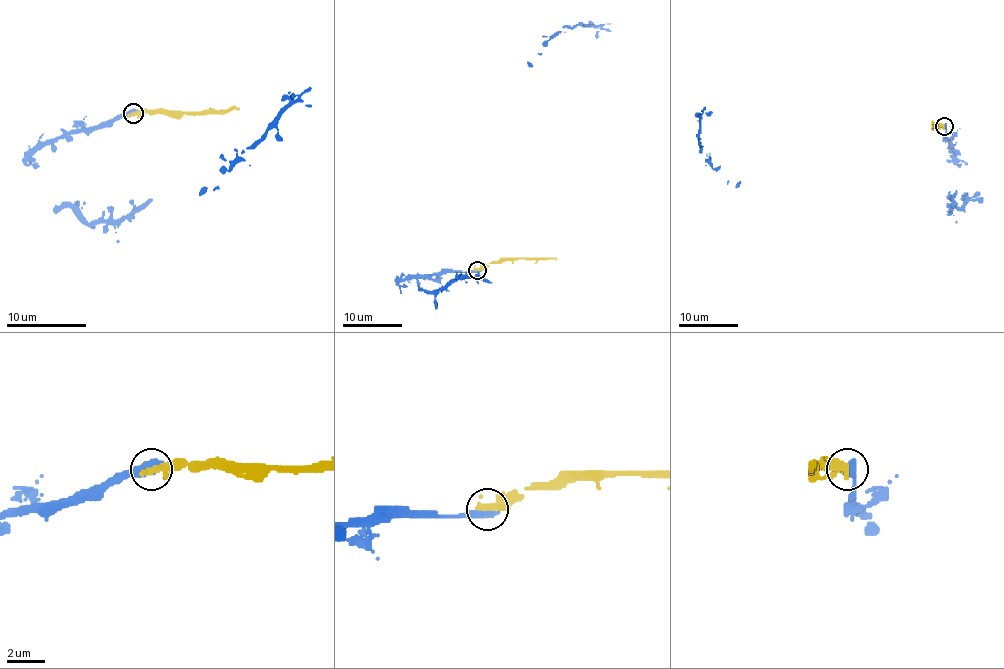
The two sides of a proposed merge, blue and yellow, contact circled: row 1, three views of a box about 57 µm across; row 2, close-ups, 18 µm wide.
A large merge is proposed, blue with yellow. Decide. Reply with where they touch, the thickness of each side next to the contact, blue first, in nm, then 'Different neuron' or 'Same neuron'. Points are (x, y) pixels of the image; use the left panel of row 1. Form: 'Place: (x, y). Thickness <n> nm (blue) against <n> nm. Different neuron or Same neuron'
Place: (133, 113). Thickness 550 nm (blue) against 360 nm. Same neuron

